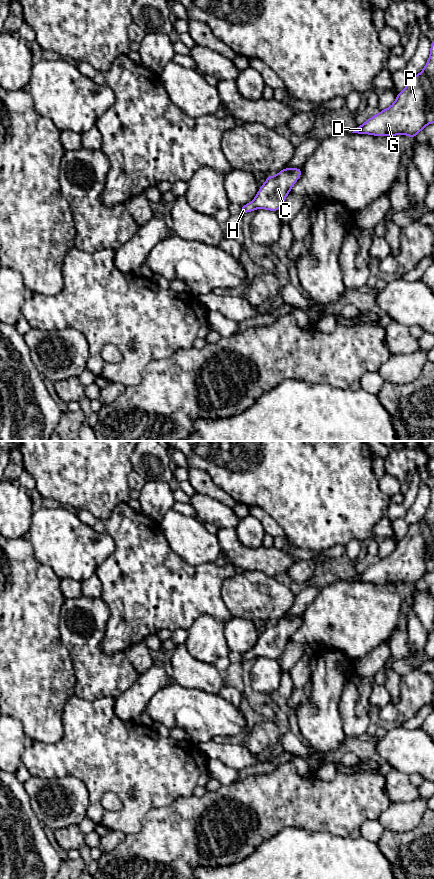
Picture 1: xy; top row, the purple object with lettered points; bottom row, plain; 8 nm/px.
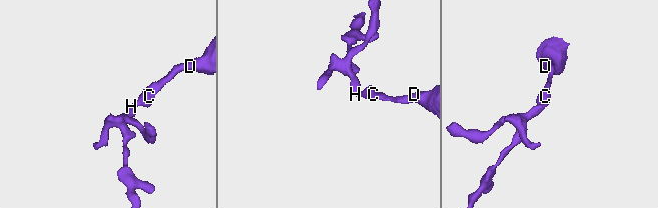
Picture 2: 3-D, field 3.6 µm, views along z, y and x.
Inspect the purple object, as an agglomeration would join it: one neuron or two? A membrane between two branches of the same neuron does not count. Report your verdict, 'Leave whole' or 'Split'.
Leave whole

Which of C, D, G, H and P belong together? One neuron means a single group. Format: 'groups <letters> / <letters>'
groups C D G H P

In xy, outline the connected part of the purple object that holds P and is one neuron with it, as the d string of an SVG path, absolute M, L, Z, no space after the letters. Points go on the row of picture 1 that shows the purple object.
M434 40L429 59L417 76L409 76L405 89L387 109L370 117L352 133L374 136L415 136L428 124L434 123Z

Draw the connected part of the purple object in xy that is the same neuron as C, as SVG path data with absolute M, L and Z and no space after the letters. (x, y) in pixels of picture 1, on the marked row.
M287 166L277 175L267 176L252 202L238 210L241 214L255 211L256 208L278 212L291 188L302 175L303 167L289 169Z

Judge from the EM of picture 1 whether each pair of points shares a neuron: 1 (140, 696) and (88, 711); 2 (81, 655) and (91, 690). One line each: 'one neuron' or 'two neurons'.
1: two neurons
2: one neuron

